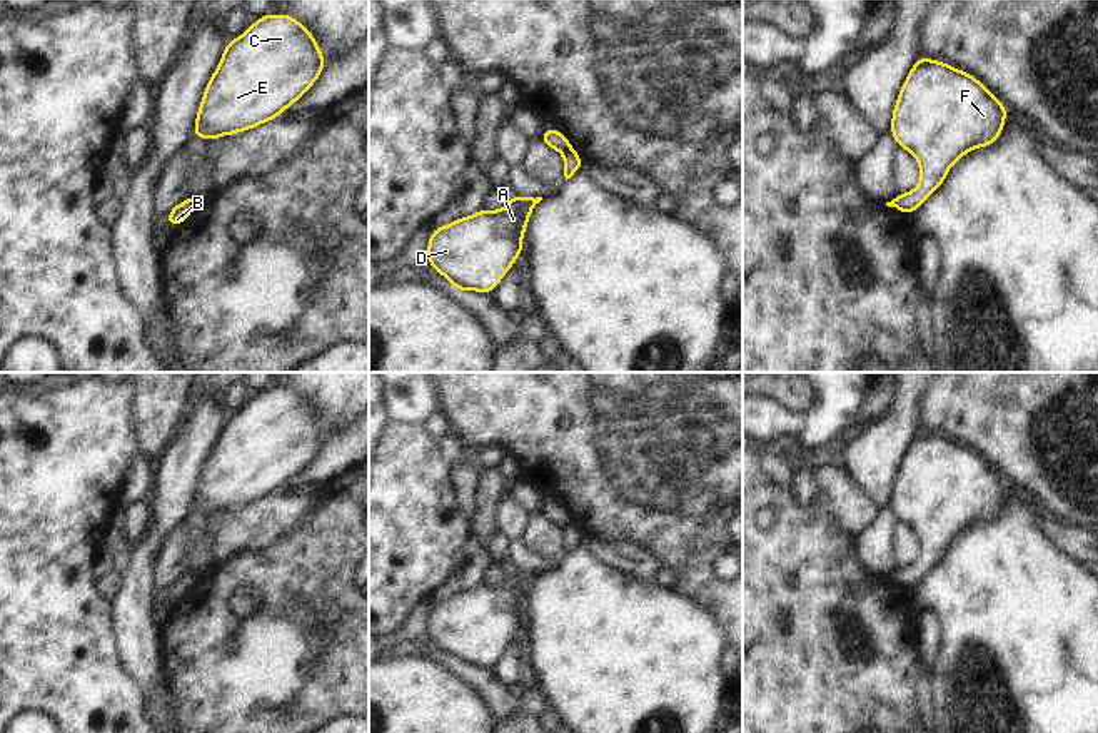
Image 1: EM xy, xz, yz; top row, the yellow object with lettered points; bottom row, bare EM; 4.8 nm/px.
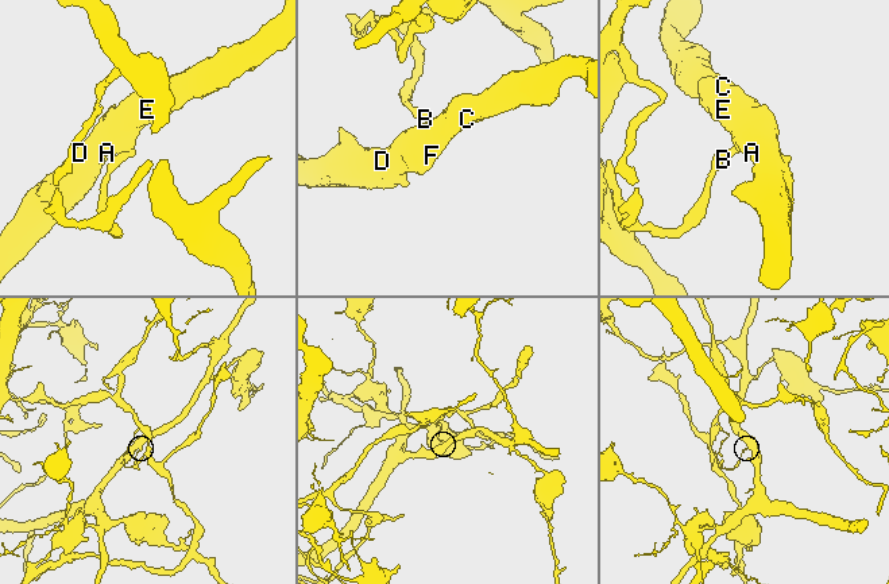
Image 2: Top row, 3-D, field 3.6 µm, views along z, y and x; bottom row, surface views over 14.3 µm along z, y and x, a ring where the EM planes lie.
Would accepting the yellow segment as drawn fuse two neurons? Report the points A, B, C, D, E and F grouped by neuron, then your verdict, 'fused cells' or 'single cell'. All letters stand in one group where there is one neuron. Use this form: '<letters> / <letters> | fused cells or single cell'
A C D E F / B | fused cells

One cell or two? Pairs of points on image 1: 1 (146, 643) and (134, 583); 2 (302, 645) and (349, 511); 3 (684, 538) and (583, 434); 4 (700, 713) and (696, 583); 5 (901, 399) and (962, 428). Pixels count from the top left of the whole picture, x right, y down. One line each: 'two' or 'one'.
1: one
2: one
3: one
4: two
5: two

